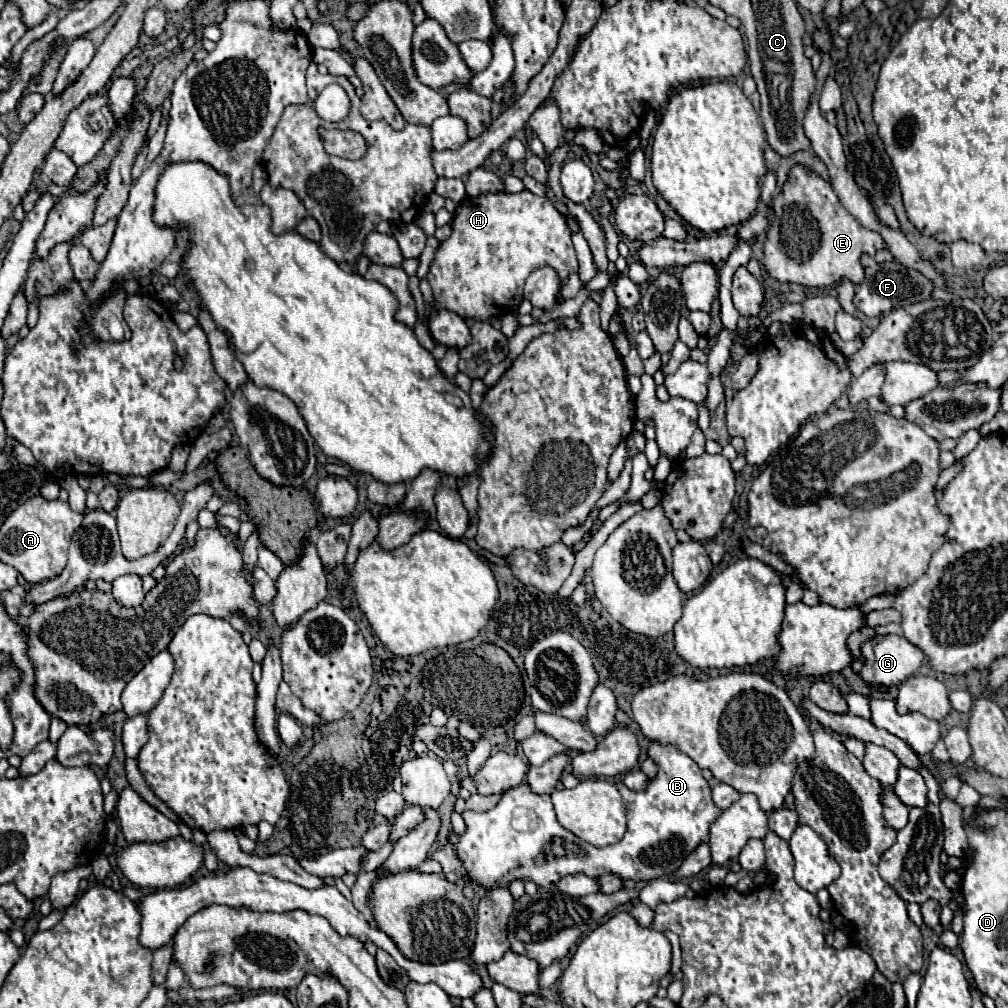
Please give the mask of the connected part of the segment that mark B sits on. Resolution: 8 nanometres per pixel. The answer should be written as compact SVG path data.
M651 744L649 758L653 758L659 764L659 774L655 780L649 780L647 792L633 792L623 782L617 782L617 788L623 796L623 802L627 806L627 832L621 842L607 846L607 848L593 848L591 844L579 840L575 834L565 830L557 818L551 804L549 794L535 794L527 784L521 784L517 788L511 788L503 792L501 802L487 812L471 812L465 810L461 816L467 824L467 830L463 834L449 834L447 844L455 850L457 858L463 864L463 878L467 878L473 886L483 886L487 892L495 888L509 888L513 880L521 882L535 882L543 890L553 890L557 882L569 874L585 872L589 876L601 876L605 874L619 874L623 880L653 880L671 874L683 858L687 858L699 842L707 840L707 832L715 816L719 816L719 810L711 802L711 788L707 780L701 776L699 766L673 746L659 746Z

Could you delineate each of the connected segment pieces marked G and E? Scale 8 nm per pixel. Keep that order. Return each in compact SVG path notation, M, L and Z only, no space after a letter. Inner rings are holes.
M875 636L861 646L863 668L859 676L865 684L899 686L913 676L921 664L923 654L903 636Z
M793 164L787 182L773 198L773 220L763 244L767 274L779 282L793 282L809 288L827 288L841 282L841 278L859 286L865 278L861 256L875 256L877 250L887 250L883 236L861 226L841 204L831 182L803 164Z

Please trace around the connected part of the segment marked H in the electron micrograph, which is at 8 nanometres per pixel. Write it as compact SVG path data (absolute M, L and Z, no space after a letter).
M529 190L507 194L507 192L485 192L475 198L465 198L453 216L453 232L451 236L437 248L435 258L431 262L431 270L427 280L433 290L433 310L449 310L461 318L471 320L489 320L499 318L511 310L517 310L523 300L523 284L527 276L543 264L551 264L563 280L567 280L569 272L577 270L577 256L571 242L571 230L567 226L567 218L545 198L535 196Z

